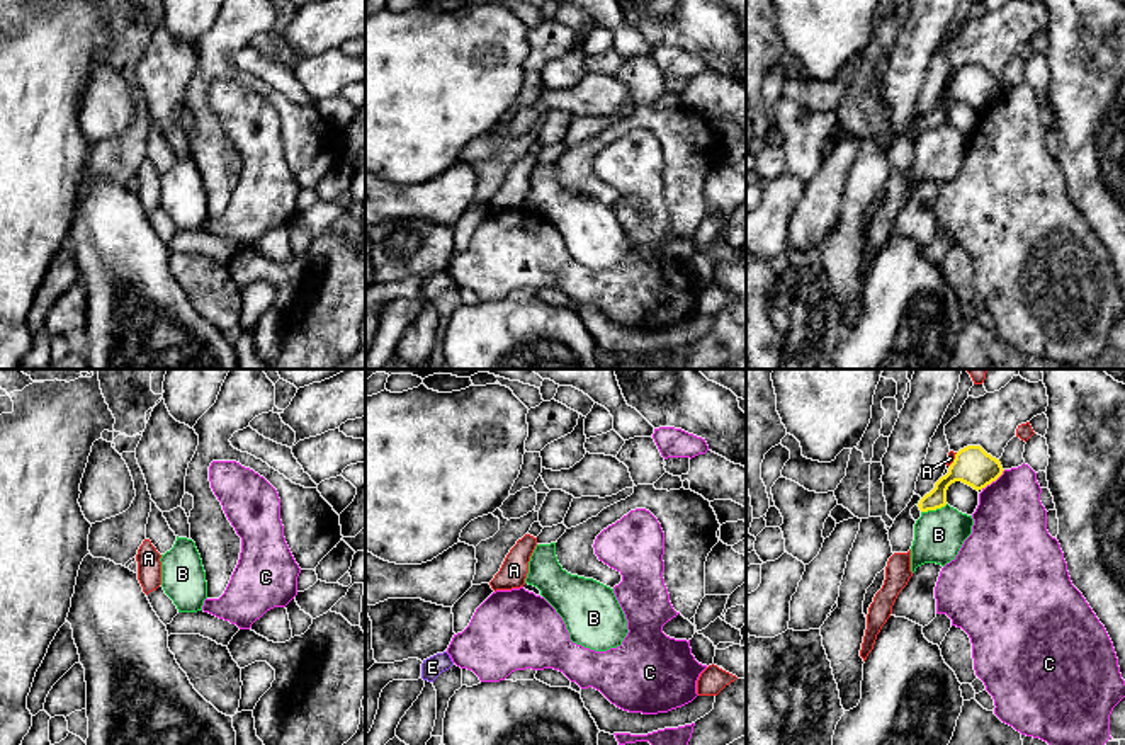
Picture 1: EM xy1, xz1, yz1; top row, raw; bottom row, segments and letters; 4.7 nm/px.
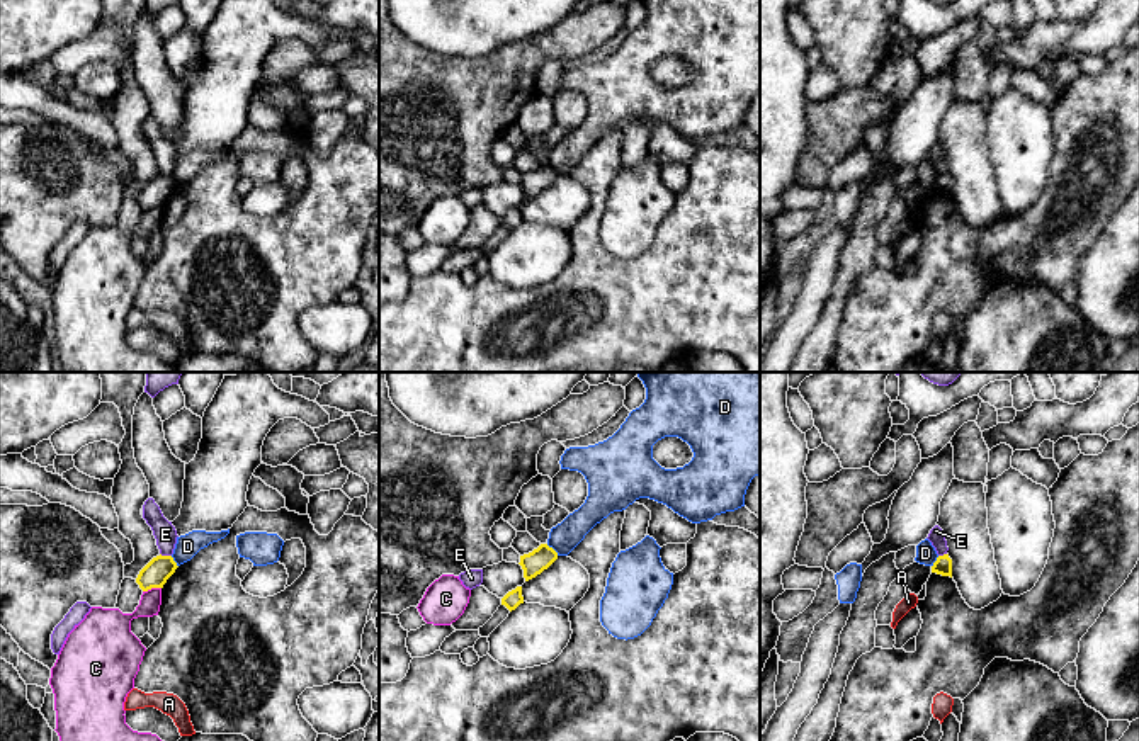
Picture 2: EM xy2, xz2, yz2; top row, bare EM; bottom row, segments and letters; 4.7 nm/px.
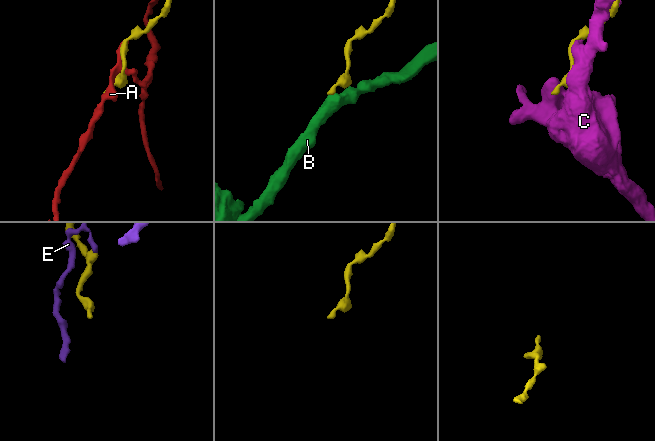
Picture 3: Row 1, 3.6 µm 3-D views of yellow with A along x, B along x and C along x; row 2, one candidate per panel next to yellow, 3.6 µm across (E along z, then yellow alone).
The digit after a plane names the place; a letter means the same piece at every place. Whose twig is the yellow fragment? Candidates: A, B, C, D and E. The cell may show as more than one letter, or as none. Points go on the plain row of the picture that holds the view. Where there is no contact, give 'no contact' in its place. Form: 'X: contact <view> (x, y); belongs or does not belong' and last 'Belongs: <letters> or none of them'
A: contact yz1 (954, 79); does not belong
B: contact yz1 (933, 128); does not belong
C: contact yz1 (993, 99); does not belong
D: contact xz2 (553, 169); does not belong
E: contact xy2 (165, 175); does not belong
Belongs: none of them

